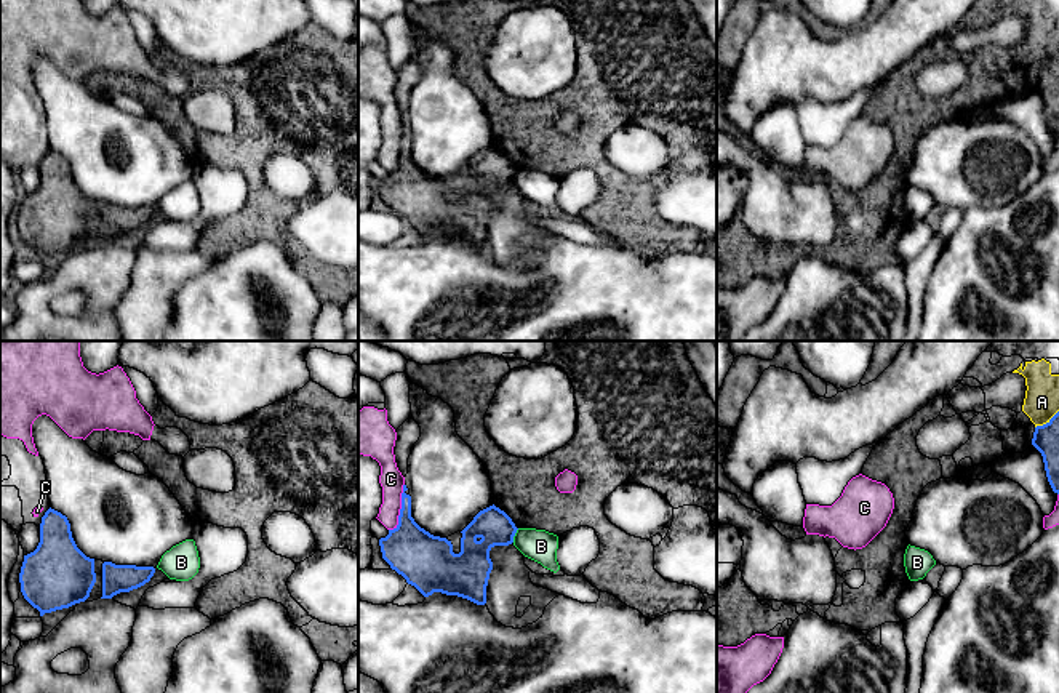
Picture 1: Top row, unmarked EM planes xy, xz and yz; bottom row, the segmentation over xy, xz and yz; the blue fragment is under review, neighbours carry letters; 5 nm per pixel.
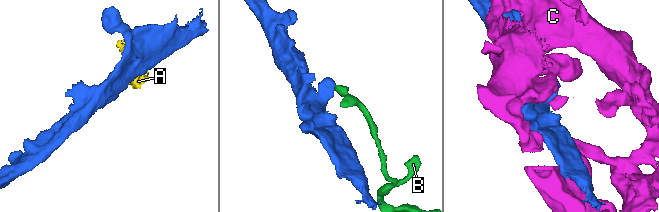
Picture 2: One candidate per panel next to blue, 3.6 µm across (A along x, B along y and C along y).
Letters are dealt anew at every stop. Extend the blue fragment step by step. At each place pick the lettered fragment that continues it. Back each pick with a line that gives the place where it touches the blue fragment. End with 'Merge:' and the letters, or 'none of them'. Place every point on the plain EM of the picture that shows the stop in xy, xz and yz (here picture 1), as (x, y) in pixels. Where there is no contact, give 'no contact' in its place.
Merge: none of them

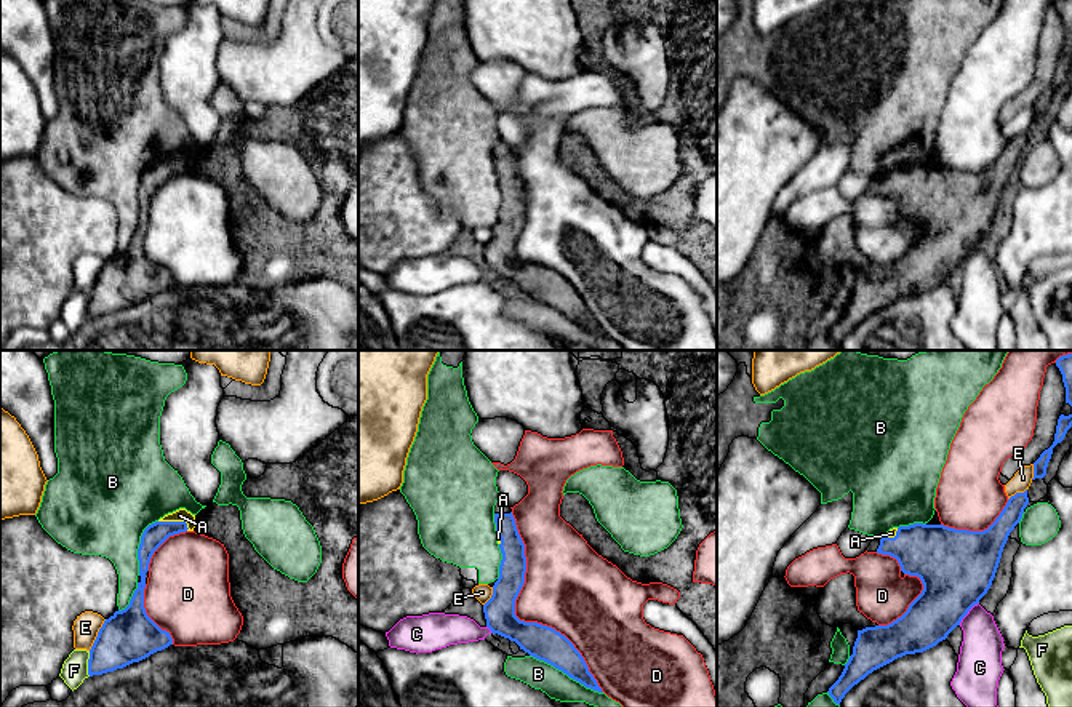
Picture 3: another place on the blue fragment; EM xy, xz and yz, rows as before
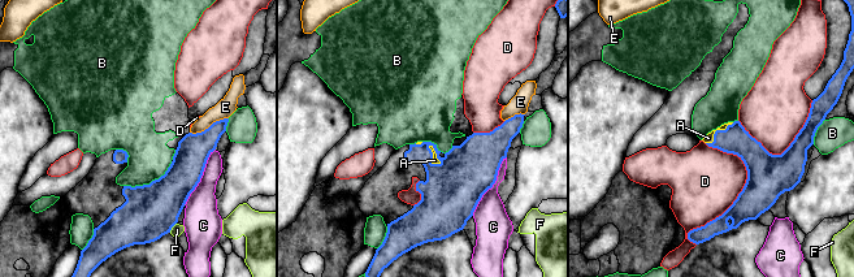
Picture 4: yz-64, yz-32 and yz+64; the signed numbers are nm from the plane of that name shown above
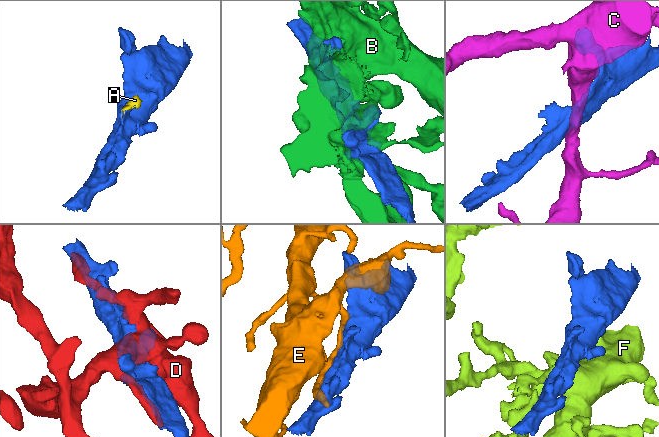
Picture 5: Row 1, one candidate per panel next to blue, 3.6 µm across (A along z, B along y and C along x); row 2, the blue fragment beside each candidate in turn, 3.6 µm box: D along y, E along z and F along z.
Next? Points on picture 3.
A: contact xy (175, 163)
Merge: A

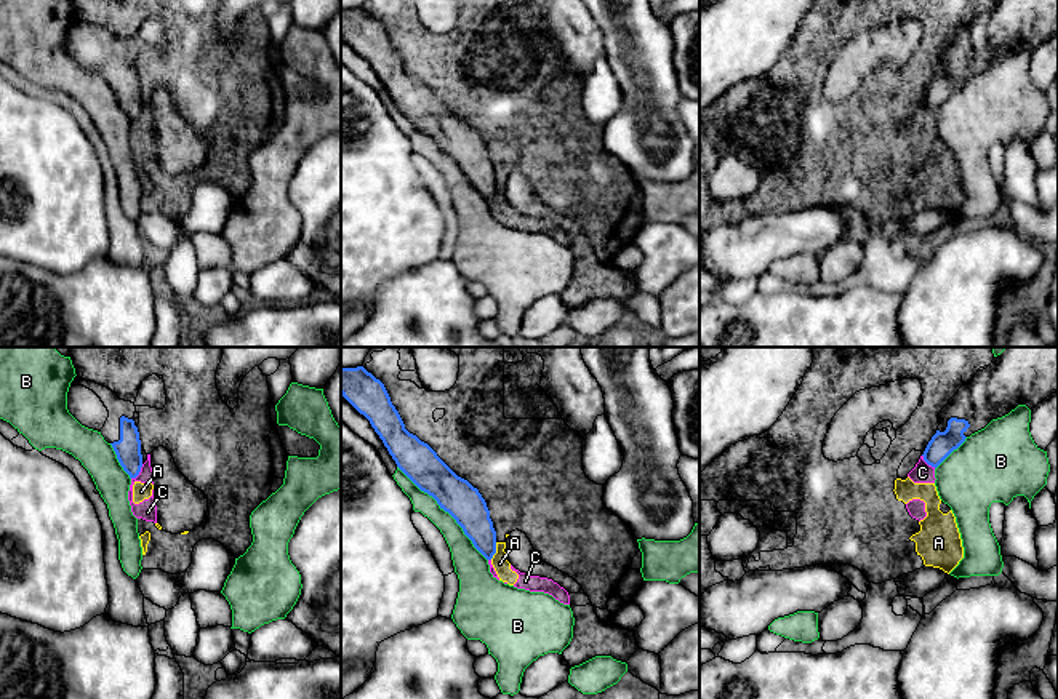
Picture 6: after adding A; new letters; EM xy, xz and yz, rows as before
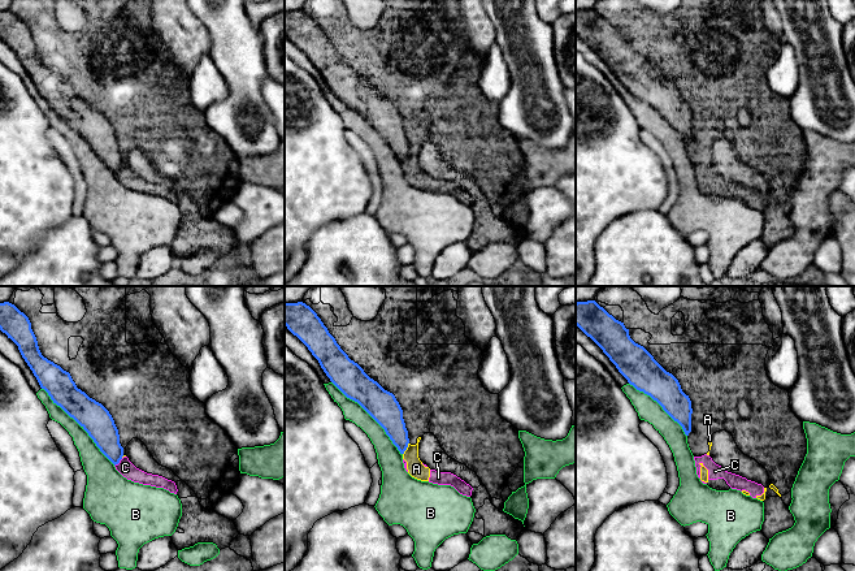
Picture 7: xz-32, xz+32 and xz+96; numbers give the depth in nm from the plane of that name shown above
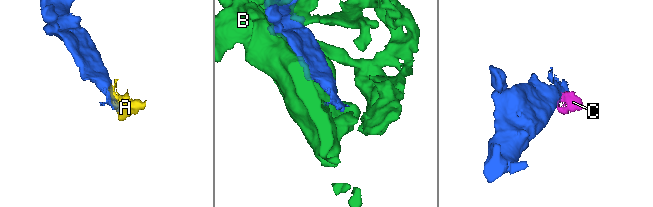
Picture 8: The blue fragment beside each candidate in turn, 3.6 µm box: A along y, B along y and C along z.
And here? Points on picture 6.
Merge: none of them

